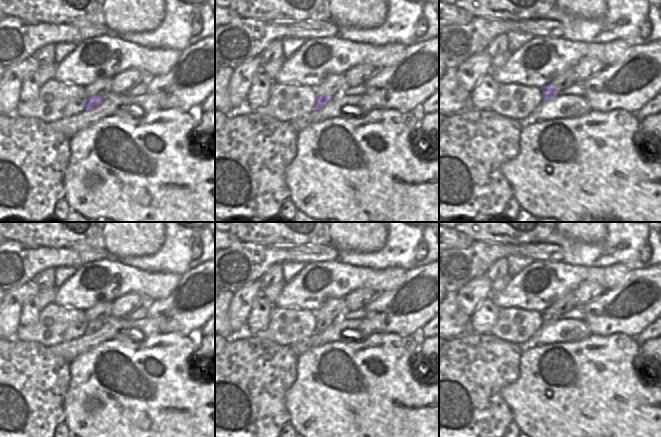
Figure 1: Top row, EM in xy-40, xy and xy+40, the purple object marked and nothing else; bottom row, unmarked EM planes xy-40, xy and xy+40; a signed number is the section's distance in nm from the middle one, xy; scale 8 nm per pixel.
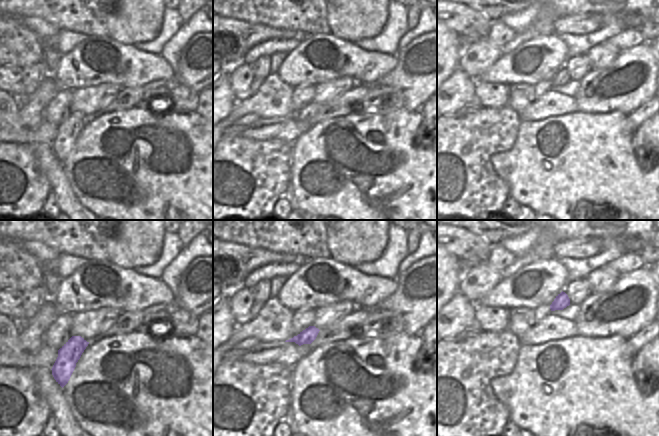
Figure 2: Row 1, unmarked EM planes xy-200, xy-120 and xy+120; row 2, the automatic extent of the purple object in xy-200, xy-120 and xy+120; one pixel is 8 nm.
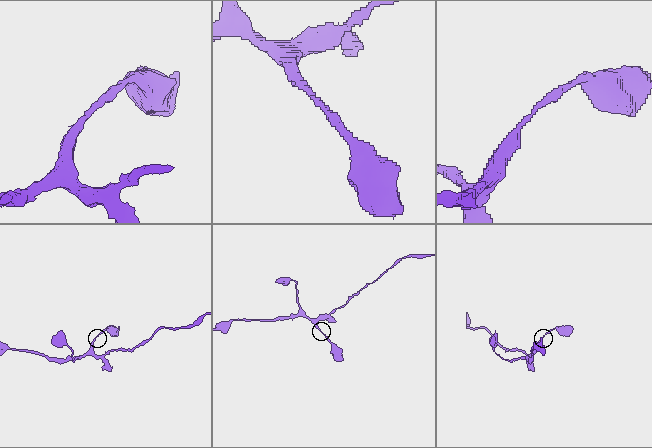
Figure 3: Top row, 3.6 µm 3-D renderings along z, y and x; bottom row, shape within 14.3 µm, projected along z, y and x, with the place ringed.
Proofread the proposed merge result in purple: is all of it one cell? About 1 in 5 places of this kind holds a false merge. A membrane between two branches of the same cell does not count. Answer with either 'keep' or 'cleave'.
keep

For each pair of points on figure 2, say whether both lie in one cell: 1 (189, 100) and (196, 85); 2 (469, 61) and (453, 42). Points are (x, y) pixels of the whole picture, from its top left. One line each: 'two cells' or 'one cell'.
1: two cells
2: two cells

